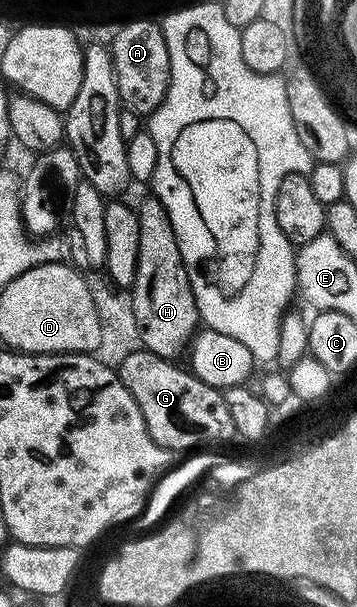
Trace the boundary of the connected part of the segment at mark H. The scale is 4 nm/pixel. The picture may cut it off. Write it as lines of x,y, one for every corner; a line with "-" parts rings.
150,195
137,204
141,222
141,250
137,252
137,278
129,293
143,347
161,358
174,361
179,358
175,356
188,351
200,327
199,307
195,301
195,285
181,258
168,205
164,201
162,204
158,195

